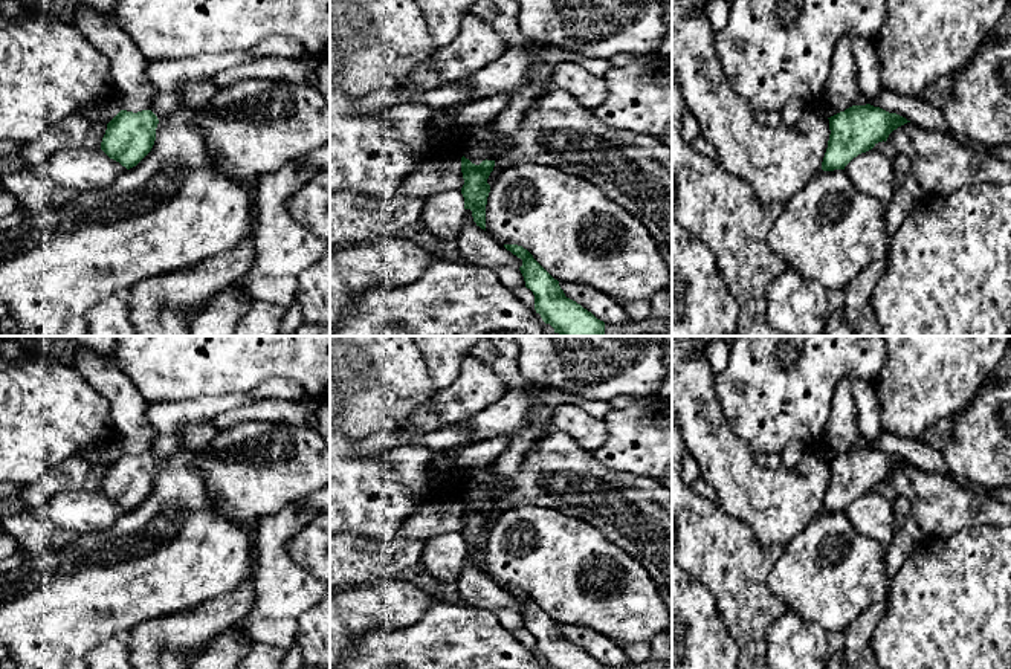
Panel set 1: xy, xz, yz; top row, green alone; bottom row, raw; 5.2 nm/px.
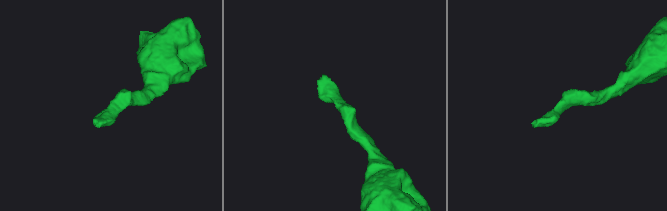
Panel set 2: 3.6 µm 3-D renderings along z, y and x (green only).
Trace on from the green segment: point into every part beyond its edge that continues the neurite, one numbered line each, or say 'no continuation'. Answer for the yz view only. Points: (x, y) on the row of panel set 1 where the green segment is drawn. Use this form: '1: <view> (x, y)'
no continuation

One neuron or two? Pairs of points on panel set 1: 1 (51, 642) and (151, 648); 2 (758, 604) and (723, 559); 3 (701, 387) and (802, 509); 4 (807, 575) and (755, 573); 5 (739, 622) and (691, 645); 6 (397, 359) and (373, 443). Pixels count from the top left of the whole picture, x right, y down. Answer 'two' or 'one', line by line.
1: two
2: one
3: one
4: two
5: two
6: two

